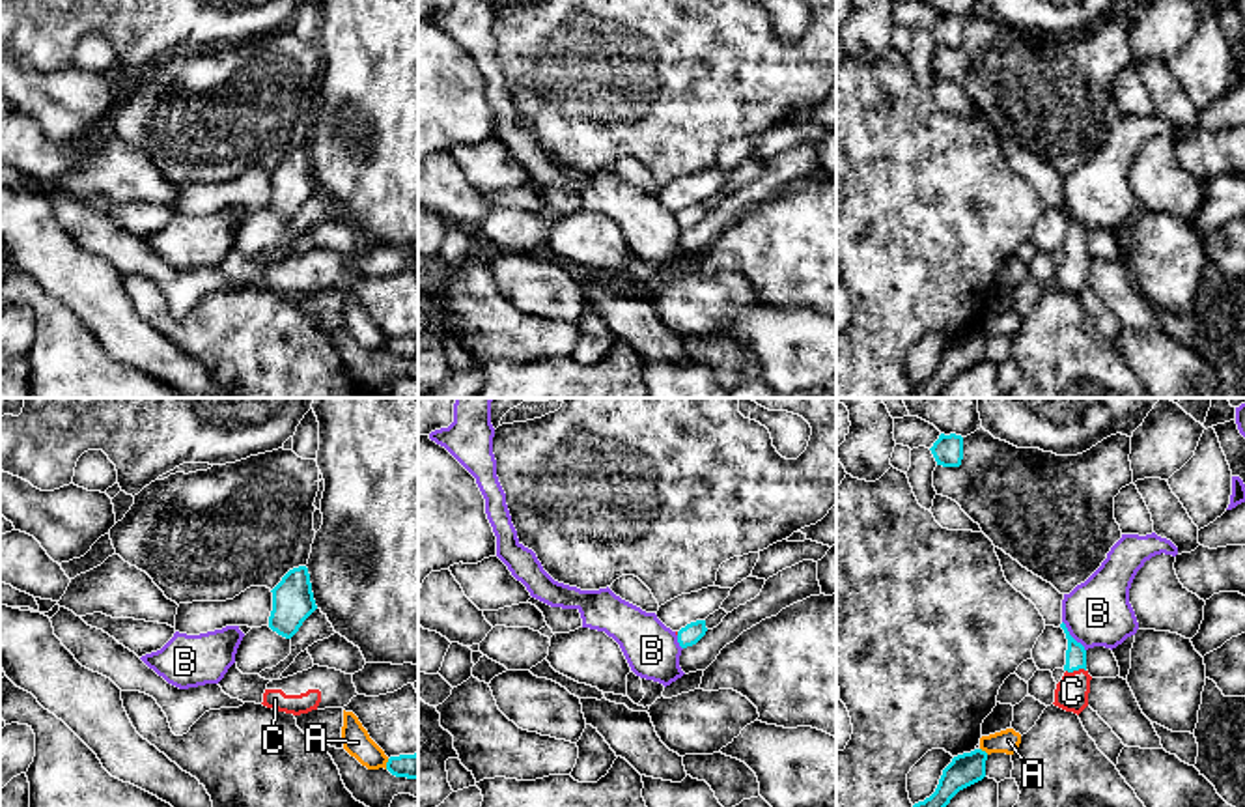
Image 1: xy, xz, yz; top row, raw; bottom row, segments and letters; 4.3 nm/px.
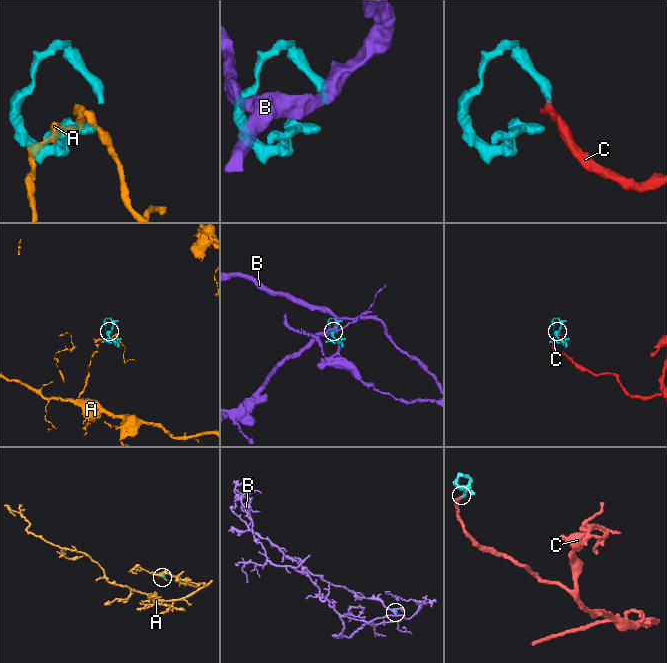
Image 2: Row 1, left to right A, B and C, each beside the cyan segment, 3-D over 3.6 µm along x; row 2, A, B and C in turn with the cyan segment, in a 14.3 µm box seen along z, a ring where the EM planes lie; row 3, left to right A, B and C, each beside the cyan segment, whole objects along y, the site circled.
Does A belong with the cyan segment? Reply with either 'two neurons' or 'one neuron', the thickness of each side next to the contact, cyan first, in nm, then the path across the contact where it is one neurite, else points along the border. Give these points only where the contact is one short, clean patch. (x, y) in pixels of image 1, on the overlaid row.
two neurons | 110/120 nm

